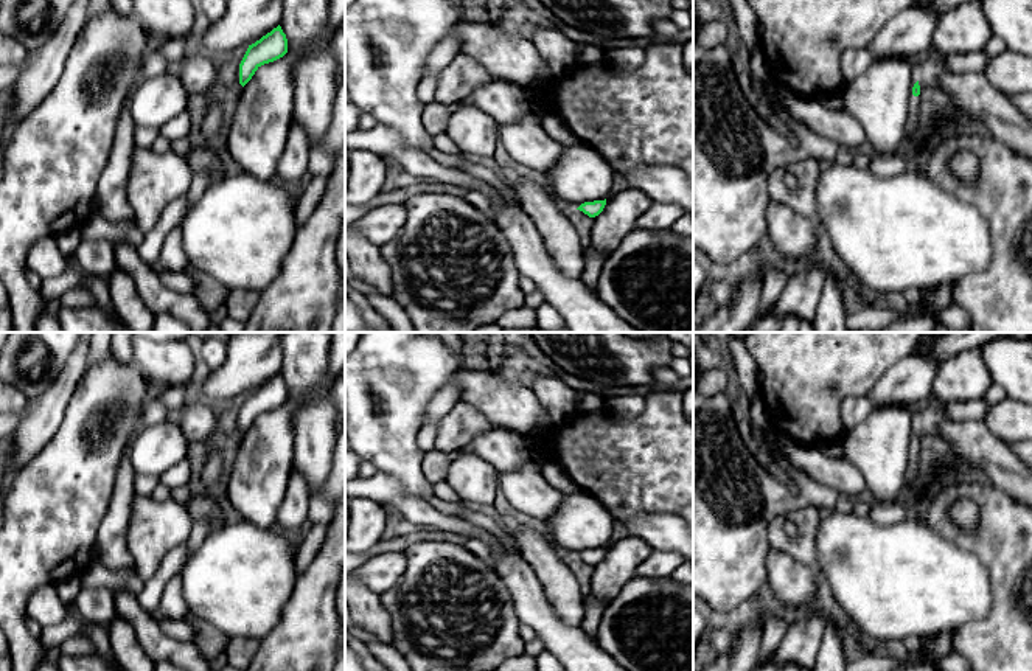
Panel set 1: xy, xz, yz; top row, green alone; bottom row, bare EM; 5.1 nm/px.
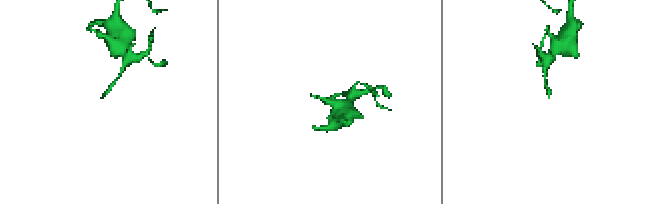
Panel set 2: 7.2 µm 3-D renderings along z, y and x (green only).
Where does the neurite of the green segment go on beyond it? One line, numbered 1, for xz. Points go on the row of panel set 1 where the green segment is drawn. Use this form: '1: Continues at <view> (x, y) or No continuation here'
1: No continuation here

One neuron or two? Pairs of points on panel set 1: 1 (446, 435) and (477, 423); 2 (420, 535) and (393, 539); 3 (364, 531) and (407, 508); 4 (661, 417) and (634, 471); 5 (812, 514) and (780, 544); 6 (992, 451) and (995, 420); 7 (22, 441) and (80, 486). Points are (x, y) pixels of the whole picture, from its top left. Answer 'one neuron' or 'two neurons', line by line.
1: one neuron
2: one neuron
3: two neurons
4: one neuron
5: one neuron
6: two neurons
7: two neurons

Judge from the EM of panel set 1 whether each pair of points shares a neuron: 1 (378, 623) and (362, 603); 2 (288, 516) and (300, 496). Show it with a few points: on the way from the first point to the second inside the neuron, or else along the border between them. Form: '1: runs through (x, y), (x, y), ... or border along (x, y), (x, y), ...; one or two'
1: runs through (373, 618), (366, 608); one
2: runs through (292, 511), (297, 500); one

